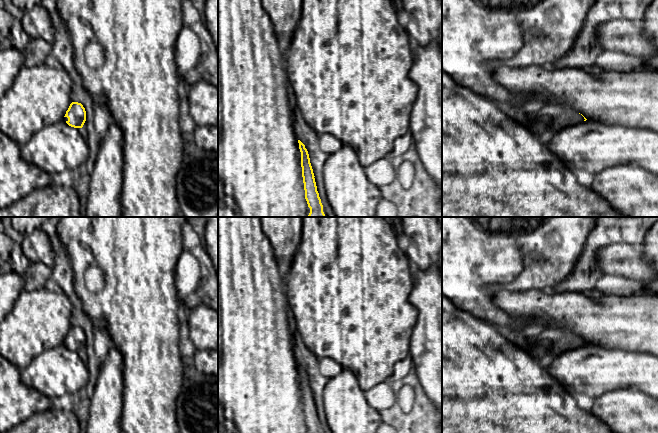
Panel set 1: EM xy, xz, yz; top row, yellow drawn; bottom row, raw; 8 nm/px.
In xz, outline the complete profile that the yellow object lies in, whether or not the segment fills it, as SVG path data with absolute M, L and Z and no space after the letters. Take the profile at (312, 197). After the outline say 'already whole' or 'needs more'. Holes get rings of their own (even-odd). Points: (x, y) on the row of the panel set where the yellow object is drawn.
M298 140L299 149L301 152L301 167L302 167L302 177L305 190L305 199L307 201L308 207L310 208L310 213L308 217L326 217L323 212L323 205L317 191L317 186L315 182L315 176L310 163L310 158L305 145Z; already whole

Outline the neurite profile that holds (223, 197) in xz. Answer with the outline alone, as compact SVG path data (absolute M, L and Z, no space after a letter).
M221 180L218 181L218 217L240 217L238 209Z

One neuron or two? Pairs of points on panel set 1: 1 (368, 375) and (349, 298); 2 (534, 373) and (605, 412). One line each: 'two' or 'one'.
1: one
2: two

